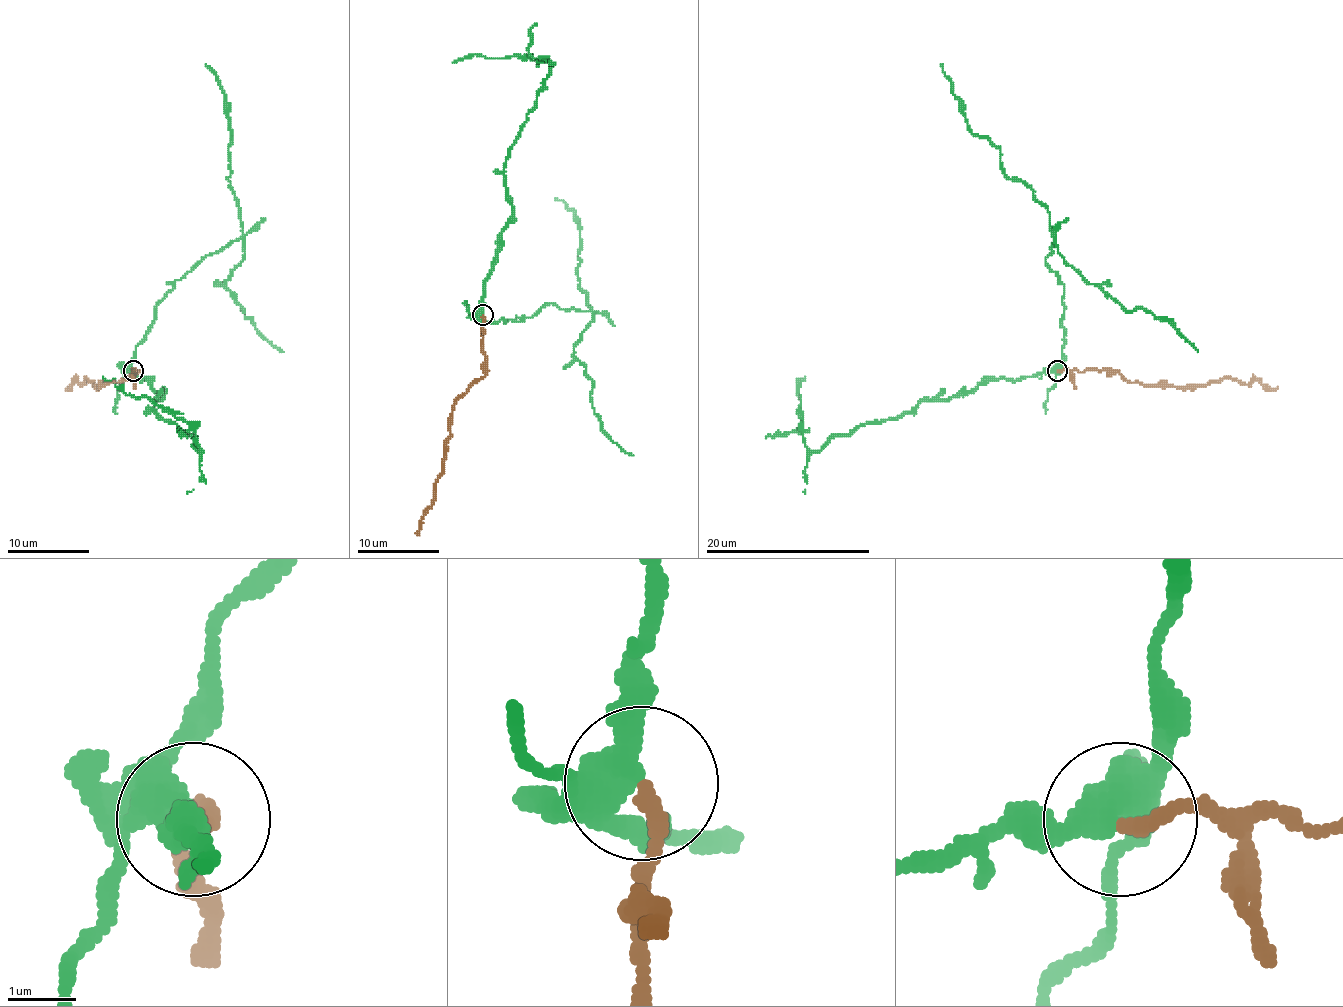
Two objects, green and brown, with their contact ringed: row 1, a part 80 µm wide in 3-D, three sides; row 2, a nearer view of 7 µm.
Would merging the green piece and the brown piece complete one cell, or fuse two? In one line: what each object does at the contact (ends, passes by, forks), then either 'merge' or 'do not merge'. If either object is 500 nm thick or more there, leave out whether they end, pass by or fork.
green passes by; brown ends there; do not merge

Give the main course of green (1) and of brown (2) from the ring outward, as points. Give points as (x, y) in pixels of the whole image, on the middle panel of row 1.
1: (481, 315), (485, 278), (512, 214), (505, 159), (549, 68), (545, 60), (473, 54), (452, 62)
2: (483, 315), (485, 375), (468, 389), (452, 412), (444, 473), (438, 479), (436, 494), (417, 535)

